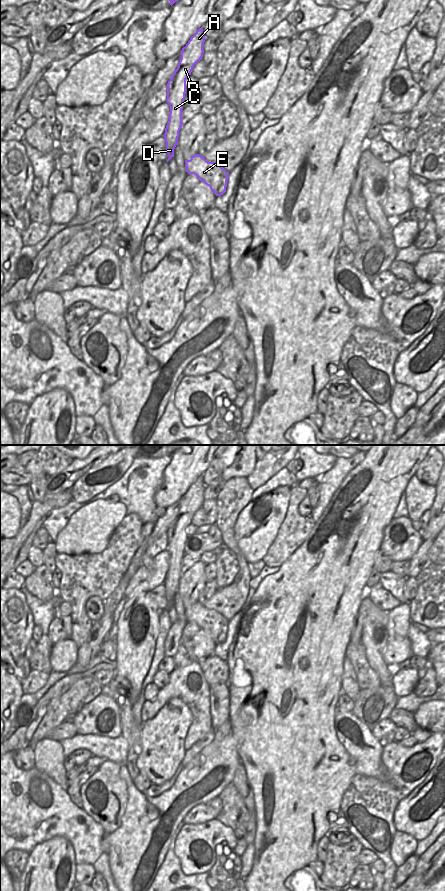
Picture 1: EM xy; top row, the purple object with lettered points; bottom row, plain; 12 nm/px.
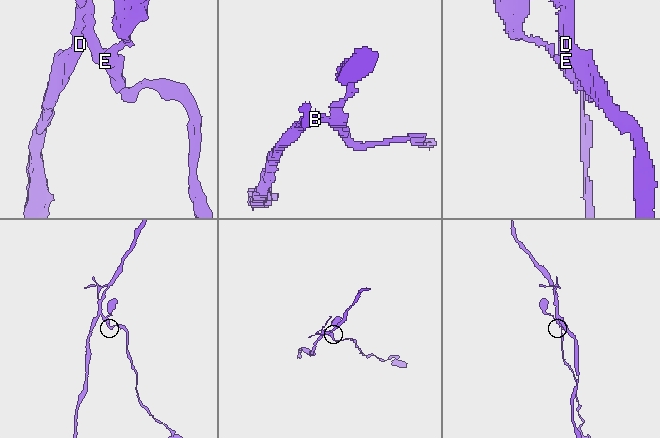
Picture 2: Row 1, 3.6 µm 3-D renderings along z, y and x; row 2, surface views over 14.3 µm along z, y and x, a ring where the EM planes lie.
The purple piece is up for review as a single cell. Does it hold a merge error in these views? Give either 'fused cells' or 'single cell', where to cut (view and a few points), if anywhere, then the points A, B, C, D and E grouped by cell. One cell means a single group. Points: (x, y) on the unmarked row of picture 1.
fused cells; cut in xy along (176, 538), (175, 542), (182, 548); A B C D / E

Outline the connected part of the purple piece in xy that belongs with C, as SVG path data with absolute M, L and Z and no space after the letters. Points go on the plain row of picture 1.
M201 475L180 499L181 507L178 515L166 533L166 550L170 555L169 569L163 583L166 590L166 599L169 604L167 610L174 605L174 597L178 593L179 579L182 575L182 557L184 550L182 546L175 543L175 540L186 539L186 527L191 523L194 513L203 505L204 490L205 484L203 482L203 475Z

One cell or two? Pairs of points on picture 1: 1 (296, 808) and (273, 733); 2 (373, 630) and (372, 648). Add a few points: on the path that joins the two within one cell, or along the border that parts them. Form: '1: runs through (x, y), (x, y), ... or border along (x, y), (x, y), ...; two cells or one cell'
1: runs through (295, 789), (295, 763), (291, 752); one cell
2: runs through (373, 634), (373, 644); one cell

